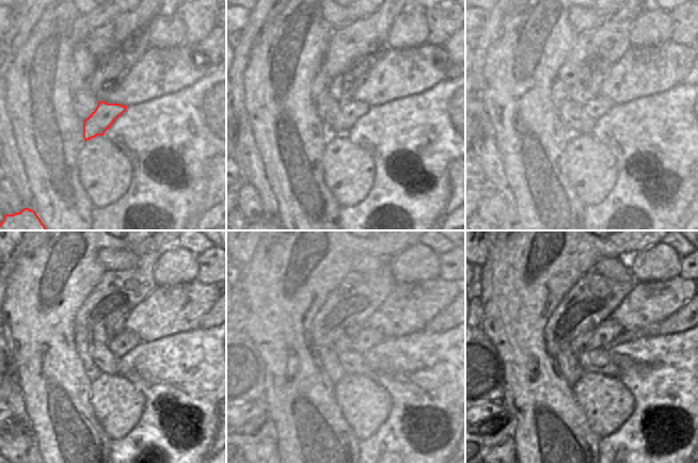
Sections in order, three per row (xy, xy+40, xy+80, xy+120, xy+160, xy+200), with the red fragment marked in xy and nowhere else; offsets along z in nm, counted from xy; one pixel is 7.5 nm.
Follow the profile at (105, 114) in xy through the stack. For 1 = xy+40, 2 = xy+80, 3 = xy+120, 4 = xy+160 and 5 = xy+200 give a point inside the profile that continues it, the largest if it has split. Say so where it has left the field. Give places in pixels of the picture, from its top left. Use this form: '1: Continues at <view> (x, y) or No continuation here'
1: Continues at xy+40 (351, 111)
2: Continues at xy+80 (598, 107)
3: Continues at xy+120 (126, 340)
4: Continues at xy+160 (368, 337)
5: Continues at xy+200 (605, 333)

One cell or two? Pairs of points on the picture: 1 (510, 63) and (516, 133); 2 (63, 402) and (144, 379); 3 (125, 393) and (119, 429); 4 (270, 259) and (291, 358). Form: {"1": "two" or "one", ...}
{"1": "one", "2": "two", "3": "one", "4": "one"}

